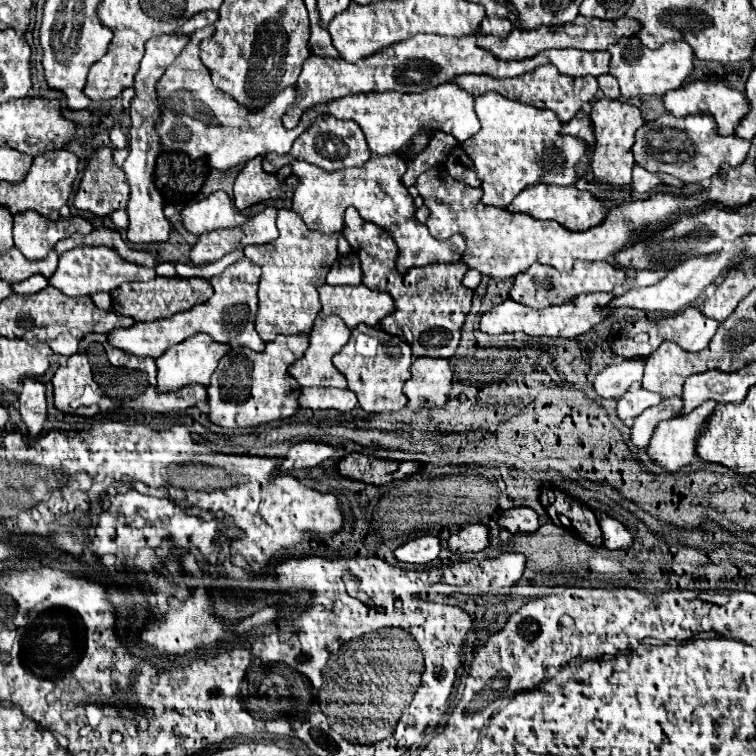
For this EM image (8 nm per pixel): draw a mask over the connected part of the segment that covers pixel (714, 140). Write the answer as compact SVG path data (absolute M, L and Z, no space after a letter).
M670 113L662 115L656 121L644 123L636 133L636 143L632 145L636 163L640 163L652 173L656 171L670 173L684 183L704 183L724 163L742 165L746 161L748 149L750 149L748 139L720 135L716 121L710 115L674 117Z

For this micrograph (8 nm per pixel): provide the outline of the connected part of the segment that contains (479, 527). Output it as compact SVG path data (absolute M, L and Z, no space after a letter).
M472 523L460 527L448 539L448 547L452 553L478 553L488 547L488 527L482 523Z

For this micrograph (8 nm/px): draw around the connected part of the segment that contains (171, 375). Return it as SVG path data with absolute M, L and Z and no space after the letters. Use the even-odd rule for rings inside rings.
M196 333L196 335L188 337L188 339L172 345L168 351L164 351L164 355L160 355L156 359L160 391L178 391L184 385L192 385L192 383L208 385L210 375L216 371L218 359L222 359L222 355L226 355L228 349L230 349L228 343L218 343L206 333Z

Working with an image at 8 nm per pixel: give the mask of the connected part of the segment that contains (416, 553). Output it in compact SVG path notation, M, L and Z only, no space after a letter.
M424 533L424 535L418 535L418 537L402 543L394 551L394 555L396 555L396 559L400 559L404 563L426 565L426 563L434 561L440 555L440 551L442 551L440 537L432 535L432 533Z

